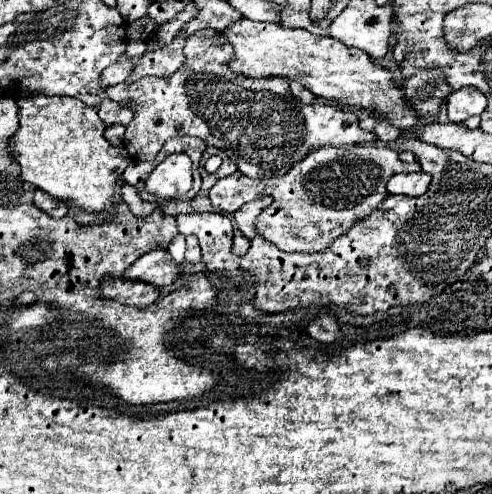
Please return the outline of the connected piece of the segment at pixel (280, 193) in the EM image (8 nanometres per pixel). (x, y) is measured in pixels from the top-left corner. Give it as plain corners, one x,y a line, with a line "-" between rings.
384,144
322,148
310,152
284,176
254,180
236,170
232,176
216,182
210,190
210,200
216,208
232,214
246,202
264,194
272,196
274,202
256,218
256,232
284,252
312,254
328,250
328,246
350,230
354,222
368,218
386,198
386,180
392,174
416,170
420,170
420,164
400,164
398,152

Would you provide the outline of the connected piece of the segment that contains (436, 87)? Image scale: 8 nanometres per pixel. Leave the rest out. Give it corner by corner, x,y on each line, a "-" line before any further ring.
422,70
412,78
402,82
406,98
412,108
420,114
422,120
434,120
442,102
450,94
448,82
442,76
442,70

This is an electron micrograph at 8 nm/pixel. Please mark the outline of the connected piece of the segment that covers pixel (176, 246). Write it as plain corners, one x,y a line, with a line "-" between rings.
176,234
174,242
170,242
168,252
172,254
172,258
176,262
184,262
184,252
186,252
186,236
184,234

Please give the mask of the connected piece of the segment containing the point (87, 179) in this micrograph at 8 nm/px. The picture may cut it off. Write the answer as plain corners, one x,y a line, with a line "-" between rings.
22,90
16,96
16,104
20,114
20,128
16,130
16,134
10,136
8,148
14,160
22,168
22,178
58,200
78,204
86,212
110,210
112,198
114,198
114,184
132,160
128,158
124,146
118,148
106,142
104,138
106,126
98,118
94,106
86,106
84,102
78,102
76,98
54,98
46,94
30,94
26,90

